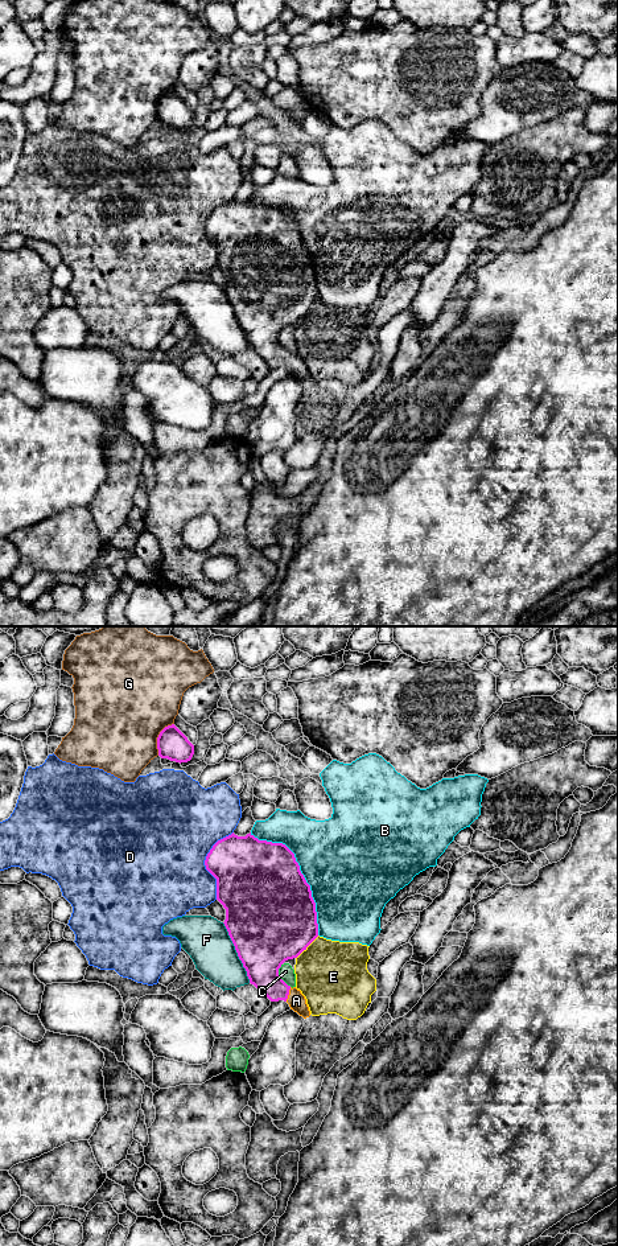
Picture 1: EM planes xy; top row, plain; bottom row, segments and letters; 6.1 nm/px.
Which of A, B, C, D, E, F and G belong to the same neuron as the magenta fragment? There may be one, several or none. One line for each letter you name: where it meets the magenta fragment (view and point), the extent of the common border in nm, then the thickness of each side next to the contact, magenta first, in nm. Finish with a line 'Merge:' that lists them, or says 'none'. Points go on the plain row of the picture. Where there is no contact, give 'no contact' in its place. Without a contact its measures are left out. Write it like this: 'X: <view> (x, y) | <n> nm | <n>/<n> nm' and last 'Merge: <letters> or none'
A: xy (288, 360) | 90 nm | 220/110 nm
Merge: A

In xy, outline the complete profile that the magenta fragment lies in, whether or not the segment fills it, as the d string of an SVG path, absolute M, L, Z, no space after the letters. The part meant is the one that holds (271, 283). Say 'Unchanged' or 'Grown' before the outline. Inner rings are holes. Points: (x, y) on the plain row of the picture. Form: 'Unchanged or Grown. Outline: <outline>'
Grown. Outline: M232 198L213 211L205 231L217 244L217 266L226 275L223 289L250 349L271 367L284 366L300 382L309 383L305 362L279 341L285 326L297 324L318 303L316 268L294 219L283 209Z

